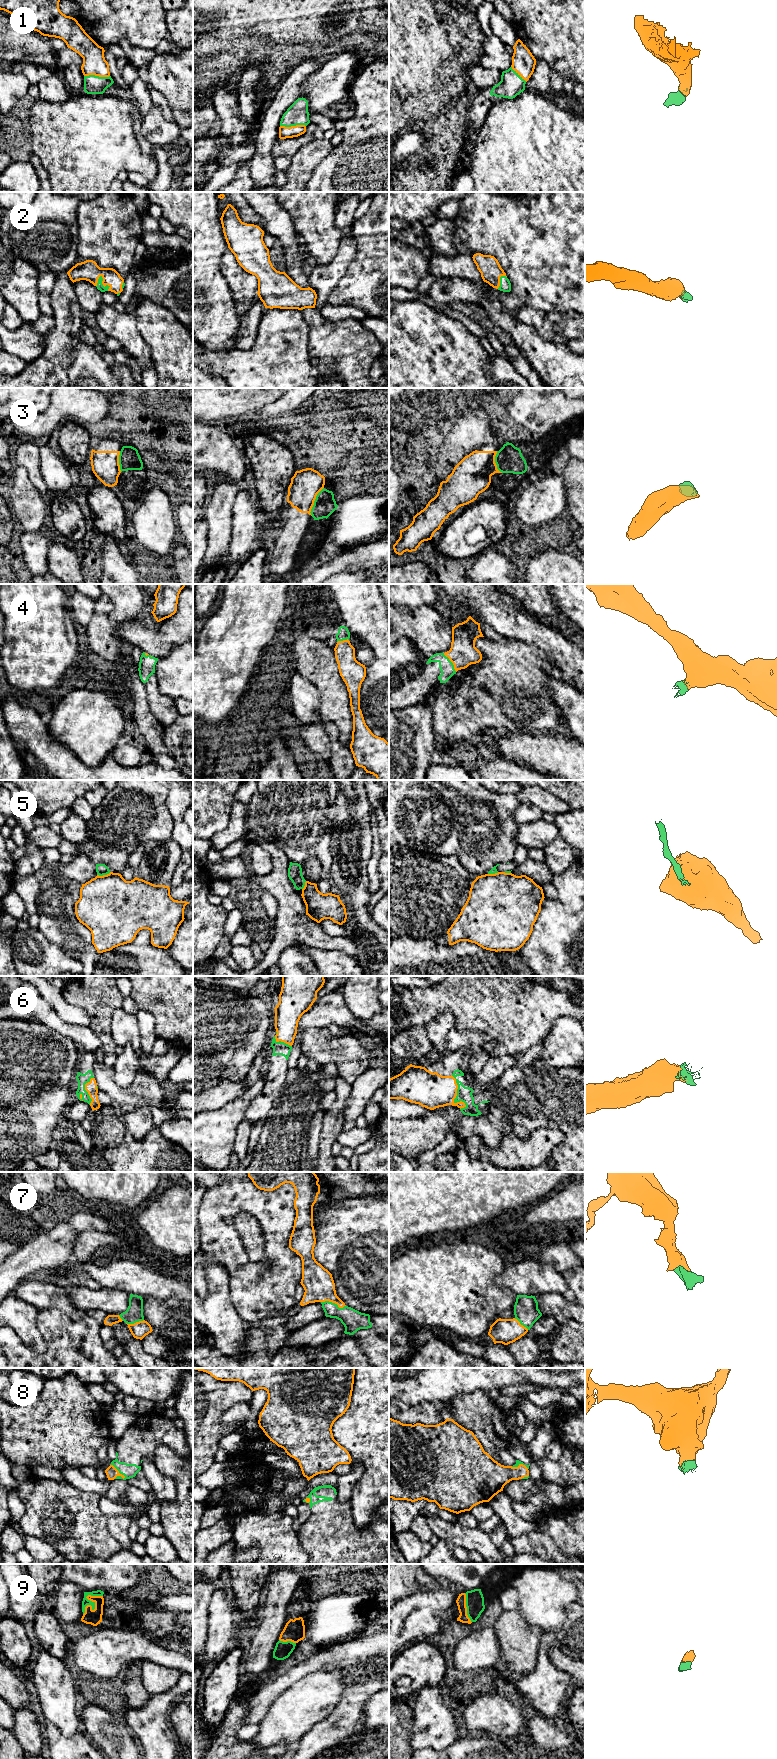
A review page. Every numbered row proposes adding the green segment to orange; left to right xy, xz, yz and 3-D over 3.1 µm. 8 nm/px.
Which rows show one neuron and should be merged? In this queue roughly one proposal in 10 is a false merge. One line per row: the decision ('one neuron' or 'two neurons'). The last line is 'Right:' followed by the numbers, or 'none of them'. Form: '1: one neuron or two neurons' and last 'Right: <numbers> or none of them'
1: one neuron
2: one neuron
3: two neurons
4: one neuron
5: two neurons
6: one neuron
7: one neuron
8: one neuron
9: one neuron
Right: 1, 2, 4, 6, 7, 8, 9

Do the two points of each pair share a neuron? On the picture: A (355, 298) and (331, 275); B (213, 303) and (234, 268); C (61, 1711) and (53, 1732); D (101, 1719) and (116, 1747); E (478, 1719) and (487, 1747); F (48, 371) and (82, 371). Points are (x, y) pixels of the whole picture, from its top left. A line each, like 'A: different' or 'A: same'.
A: different
B: different
C: different
D: same
E: different
F: different

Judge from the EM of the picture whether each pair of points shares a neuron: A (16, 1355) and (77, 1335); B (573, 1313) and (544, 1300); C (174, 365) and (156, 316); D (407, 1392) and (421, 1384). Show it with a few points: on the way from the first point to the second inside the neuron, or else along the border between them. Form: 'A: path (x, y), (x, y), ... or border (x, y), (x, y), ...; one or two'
A: path (31, 1357), (53, 1357), (62, 1350); one
B: path (566, 1310), (551, 1304); one
C: path (174, 353), (170, 341), (160, 328); one
D: path (410, 1389), (414, 1385), (418, 1385); one

